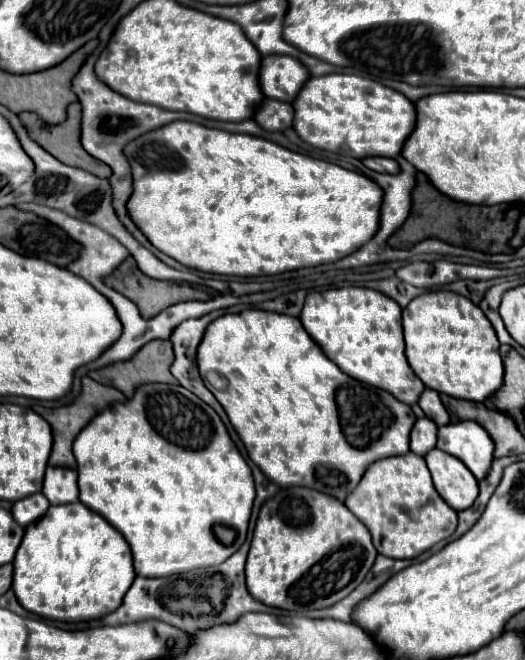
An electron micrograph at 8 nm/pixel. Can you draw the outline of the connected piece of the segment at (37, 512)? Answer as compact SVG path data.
M34 493L32 497L24 497L24 499L20 499L20 501L14 503L14 505L12 505L12 515L14 515L14 519L16 519L22 527L26 527L26 525L30 525L32 521L40 519L40 517L46 513L48 507L50 507L48 499L42 497L42 493Z

